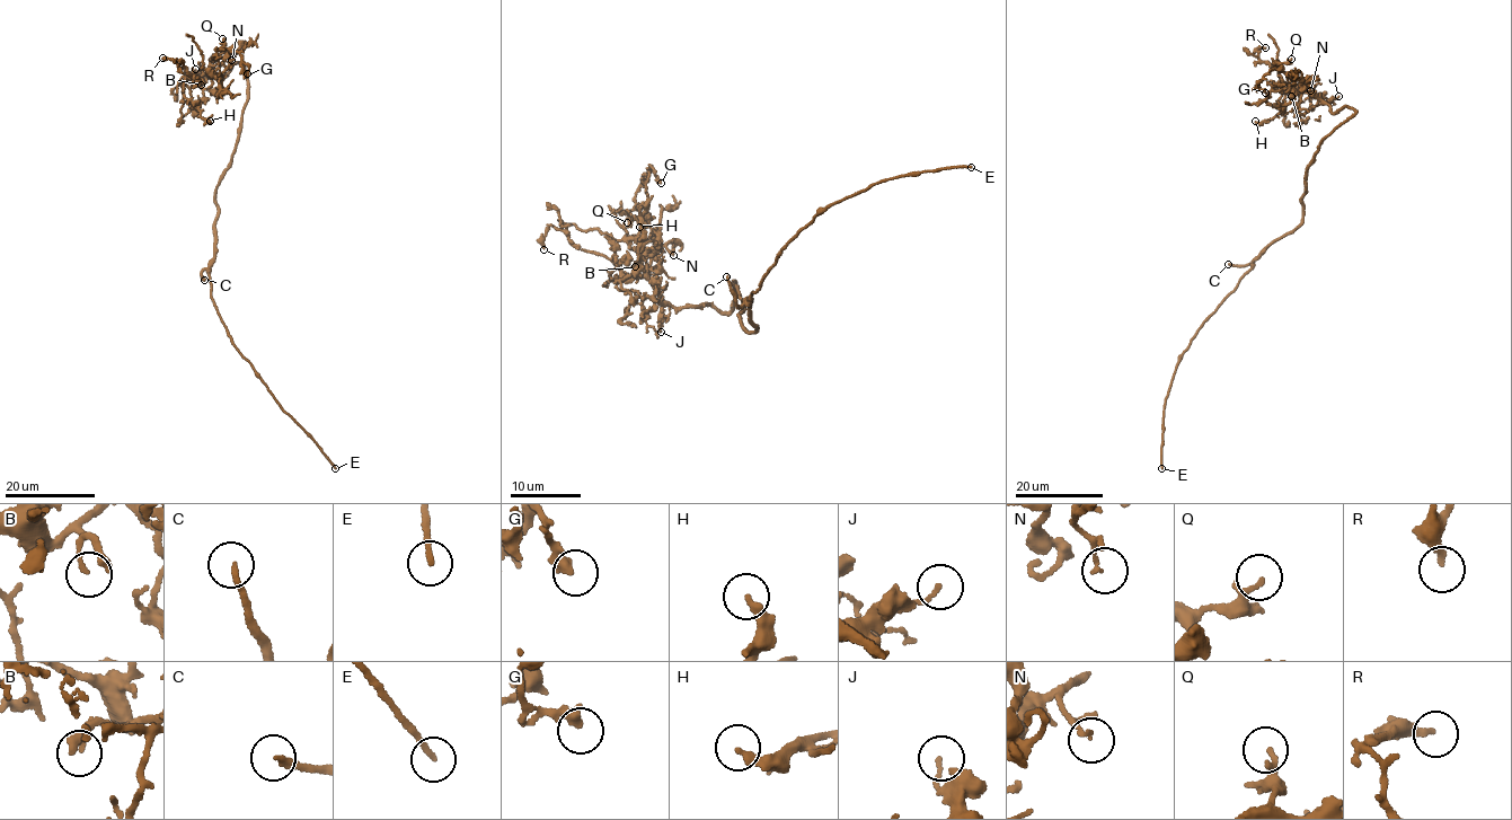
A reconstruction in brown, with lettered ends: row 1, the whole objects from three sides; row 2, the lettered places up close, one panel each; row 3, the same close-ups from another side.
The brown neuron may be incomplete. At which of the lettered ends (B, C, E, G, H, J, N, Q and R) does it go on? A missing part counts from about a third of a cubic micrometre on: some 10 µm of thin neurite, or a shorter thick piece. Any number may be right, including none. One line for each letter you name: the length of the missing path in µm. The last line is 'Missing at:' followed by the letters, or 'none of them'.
B: about 5 µm are missing
E: about 120 µm are missing
Missing at: B, E

